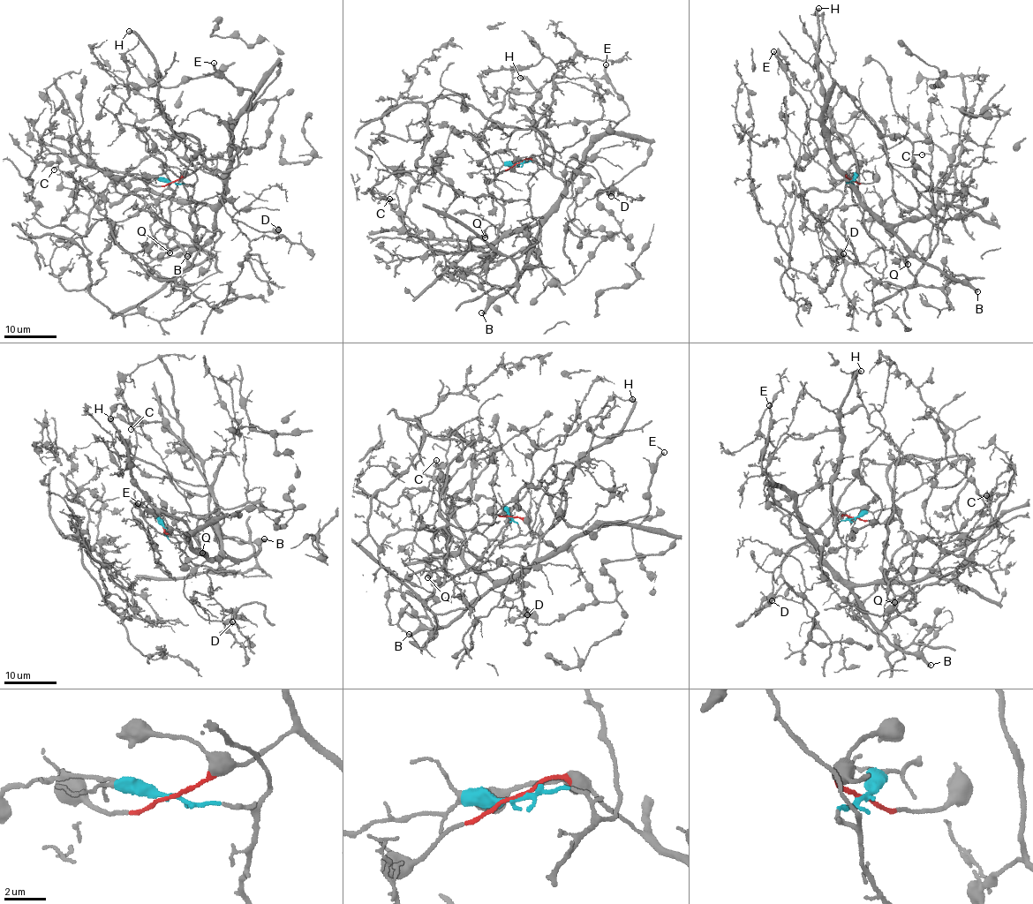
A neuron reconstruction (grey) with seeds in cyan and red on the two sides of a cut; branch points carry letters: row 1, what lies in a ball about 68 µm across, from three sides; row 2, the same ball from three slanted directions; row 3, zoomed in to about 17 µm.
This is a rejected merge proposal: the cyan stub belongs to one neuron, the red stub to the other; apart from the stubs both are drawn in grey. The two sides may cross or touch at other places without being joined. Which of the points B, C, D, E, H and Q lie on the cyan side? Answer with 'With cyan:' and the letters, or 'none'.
With cyan: C, Q

